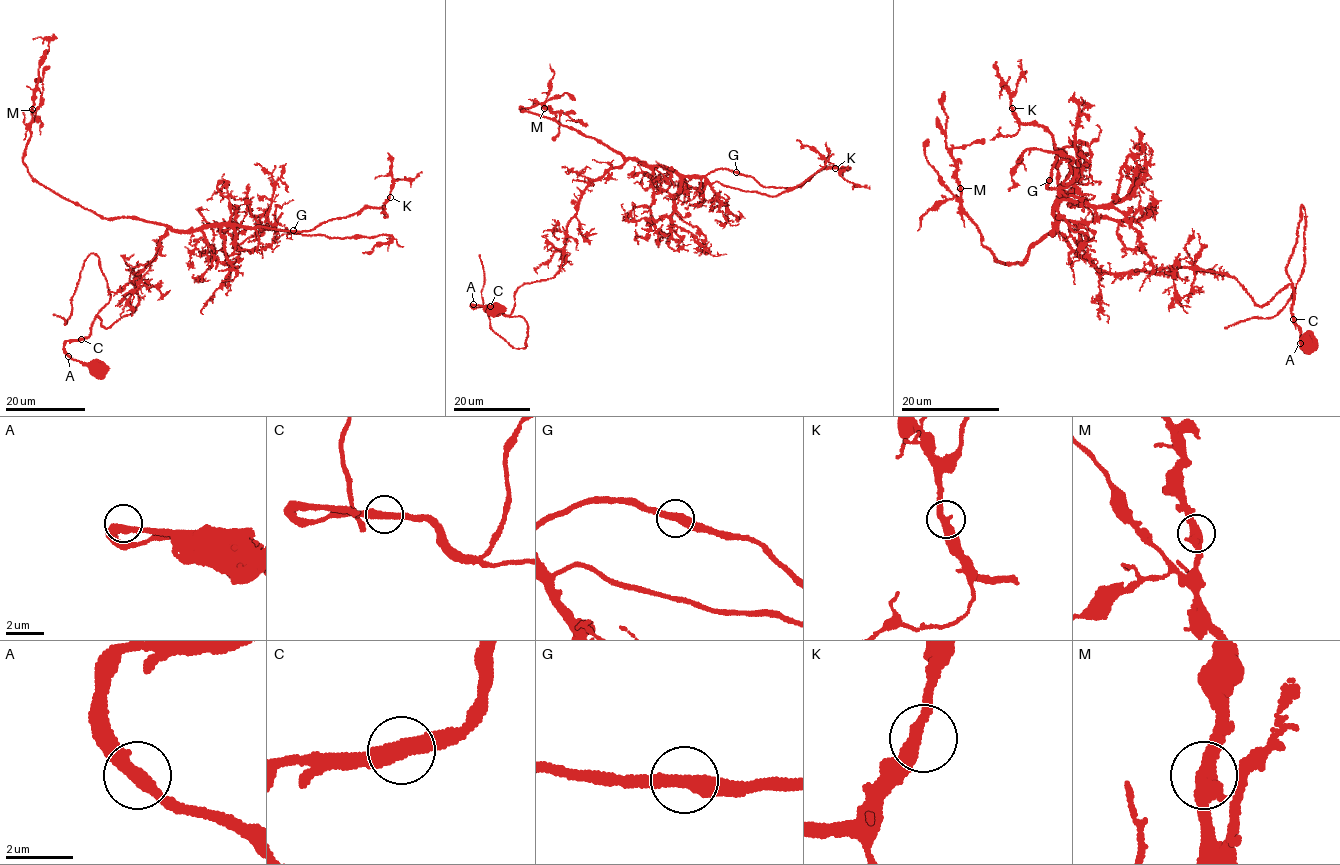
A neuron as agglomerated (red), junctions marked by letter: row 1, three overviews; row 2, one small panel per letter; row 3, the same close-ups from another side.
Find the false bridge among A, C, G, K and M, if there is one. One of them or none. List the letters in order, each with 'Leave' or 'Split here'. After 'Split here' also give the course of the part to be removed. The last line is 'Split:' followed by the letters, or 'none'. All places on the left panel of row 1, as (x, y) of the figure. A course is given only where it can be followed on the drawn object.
A: Leave
C: Split here. Course of the part to remove: (81, 339), (89, 335), (93, 319), (109, 301), (99, 258), (90, 254), (84, 262), (65, 324), (53, 315)
G: Leave
K: Leave
M: Leave
Split: C

